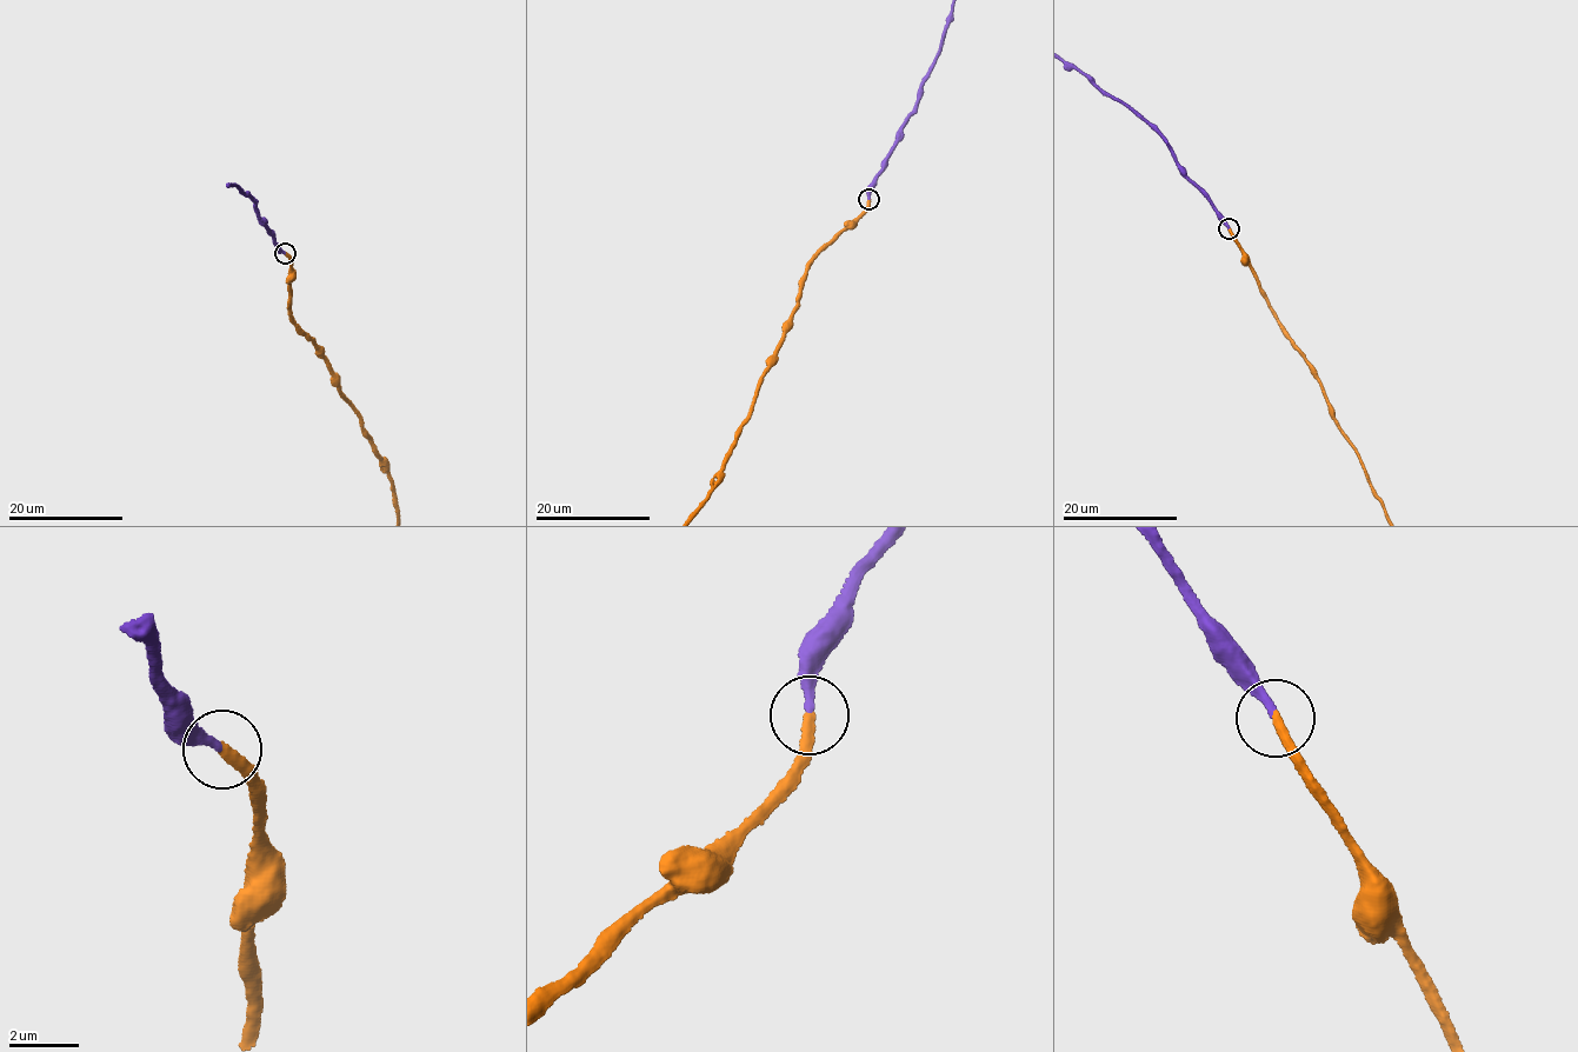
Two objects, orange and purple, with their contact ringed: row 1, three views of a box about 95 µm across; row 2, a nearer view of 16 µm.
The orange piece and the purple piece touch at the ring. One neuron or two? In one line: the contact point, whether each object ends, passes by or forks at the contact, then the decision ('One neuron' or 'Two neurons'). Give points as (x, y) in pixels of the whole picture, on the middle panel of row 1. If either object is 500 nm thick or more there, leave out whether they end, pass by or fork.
Place: (869, 199). At the ring orange ends. At the ring purple ends. One neuron

